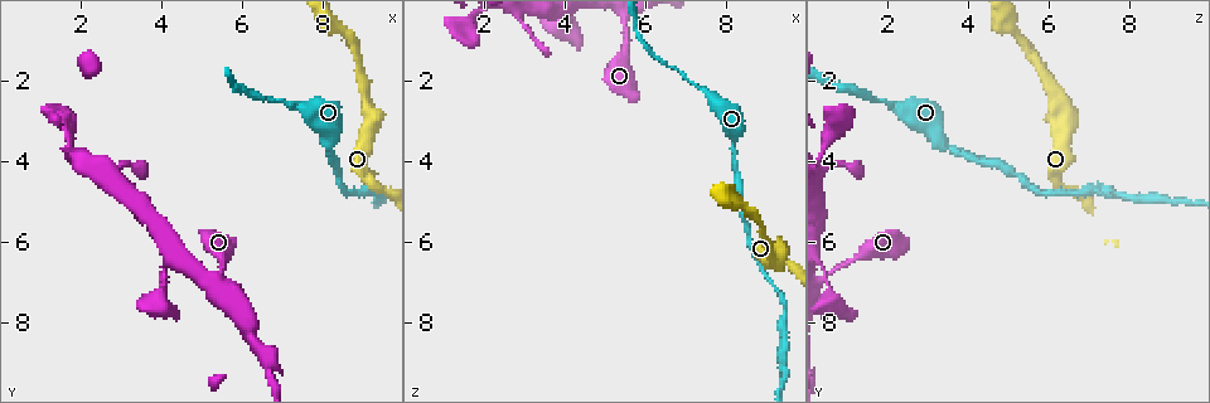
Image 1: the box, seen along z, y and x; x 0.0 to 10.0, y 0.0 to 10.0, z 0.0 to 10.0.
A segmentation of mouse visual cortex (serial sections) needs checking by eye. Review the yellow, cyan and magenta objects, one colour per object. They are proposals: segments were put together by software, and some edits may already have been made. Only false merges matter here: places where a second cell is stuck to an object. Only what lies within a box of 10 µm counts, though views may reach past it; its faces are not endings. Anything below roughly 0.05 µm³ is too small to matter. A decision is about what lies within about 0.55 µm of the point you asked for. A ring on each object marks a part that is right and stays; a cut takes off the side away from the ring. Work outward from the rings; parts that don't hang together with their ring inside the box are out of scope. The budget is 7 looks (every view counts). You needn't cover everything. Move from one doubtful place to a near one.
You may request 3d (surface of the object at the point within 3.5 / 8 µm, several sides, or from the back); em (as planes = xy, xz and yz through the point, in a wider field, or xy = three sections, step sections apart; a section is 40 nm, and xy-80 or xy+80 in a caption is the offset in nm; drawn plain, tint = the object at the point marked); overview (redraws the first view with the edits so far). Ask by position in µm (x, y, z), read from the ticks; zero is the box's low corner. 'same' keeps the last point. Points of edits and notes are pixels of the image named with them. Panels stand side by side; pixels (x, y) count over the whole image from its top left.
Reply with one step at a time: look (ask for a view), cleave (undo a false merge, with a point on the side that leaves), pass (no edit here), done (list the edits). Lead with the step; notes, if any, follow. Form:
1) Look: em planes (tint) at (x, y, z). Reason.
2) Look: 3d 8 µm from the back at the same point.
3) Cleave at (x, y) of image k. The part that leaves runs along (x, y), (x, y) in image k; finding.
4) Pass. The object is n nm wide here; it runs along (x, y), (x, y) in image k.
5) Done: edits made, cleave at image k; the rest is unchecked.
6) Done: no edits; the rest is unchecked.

Look: 3d 3.5 µm at (9.30, 2.90, 6.50). Arms part here.

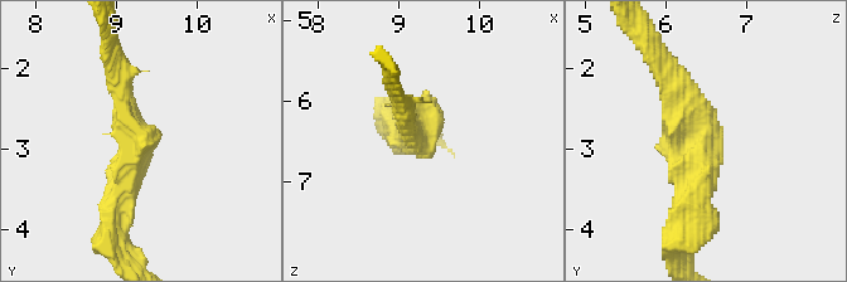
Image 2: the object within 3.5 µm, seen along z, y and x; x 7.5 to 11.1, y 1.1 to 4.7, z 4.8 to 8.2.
Look: em xy step 1 (tint) at (9.25, 3.00, 6.50). Now the EM.

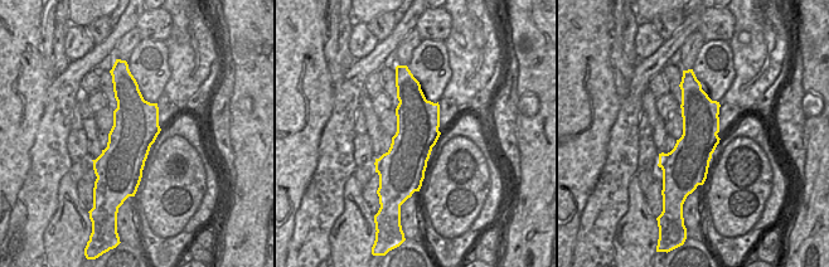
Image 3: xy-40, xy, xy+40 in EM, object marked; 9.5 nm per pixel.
Pass. It runs along (690, 218), (702, 130), (669, 76) in image 2; continuous, no second cell.

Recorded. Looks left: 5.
Look: 3d 8 µm at (7.45, 2.50, 2.20). Calibre changes.

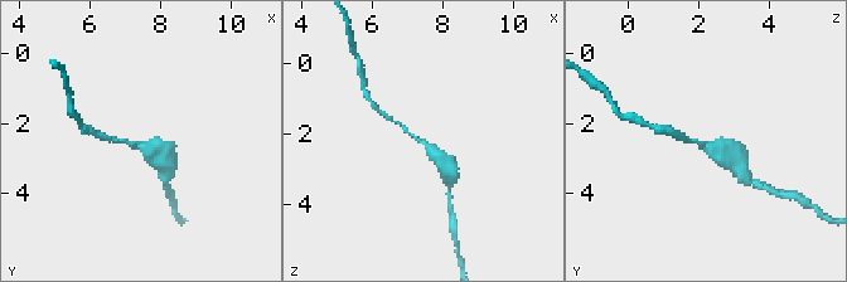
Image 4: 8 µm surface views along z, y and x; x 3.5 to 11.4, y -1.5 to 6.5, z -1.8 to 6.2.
Look: em xy step 2 (tint) at the same point. The arms are 150, 500 nm wide.

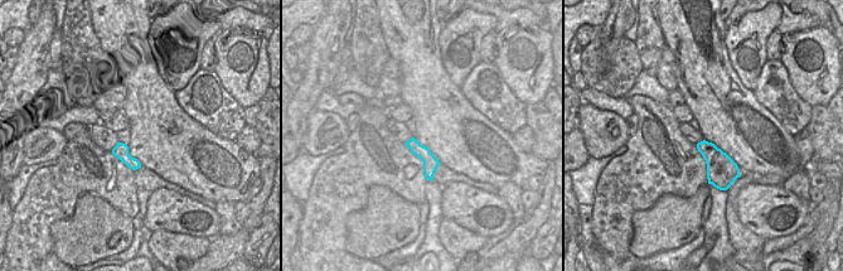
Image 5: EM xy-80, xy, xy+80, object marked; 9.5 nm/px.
Pass. The object is 140 nm wide here; it runs along (410, 144), (430, 161), (430, 177) in image 5; one cell here.

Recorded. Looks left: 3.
Look: 3d 3.5 µm at (5.55, 6.60, 0.95). Sudden change in width.

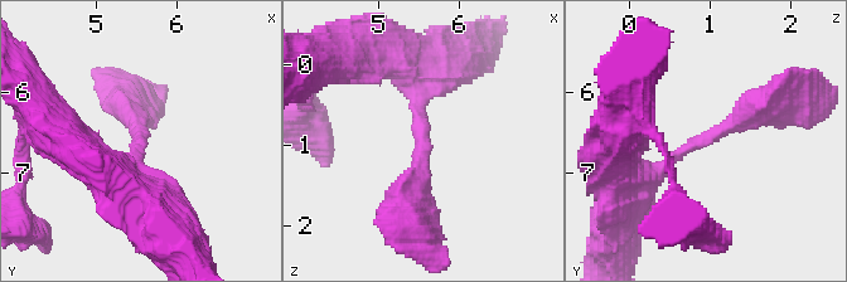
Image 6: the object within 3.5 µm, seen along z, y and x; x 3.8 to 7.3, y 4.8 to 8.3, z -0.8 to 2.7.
Look: em xy step 1 (tint) at (5.55, 6.50, 0.95). The arms are 200, 350 nm wide.

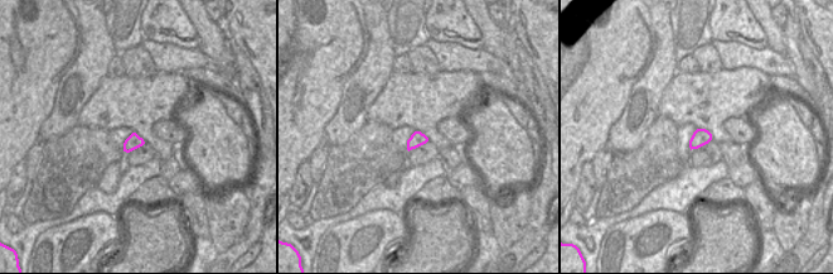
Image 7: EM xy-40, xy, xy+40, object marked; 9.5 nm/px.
Look: em xy step 2 (tint) at the same point. Another direction.

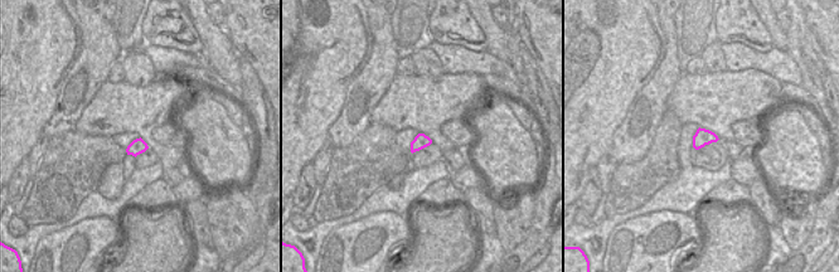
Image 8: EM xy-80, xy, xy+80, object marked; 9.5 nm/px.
Pass. It runs along (779, 98), (640, 175) in image 6; one cell here.

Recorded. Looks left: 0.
Done: no edits; the rest is unchecked.

